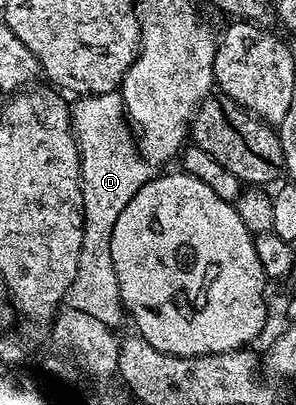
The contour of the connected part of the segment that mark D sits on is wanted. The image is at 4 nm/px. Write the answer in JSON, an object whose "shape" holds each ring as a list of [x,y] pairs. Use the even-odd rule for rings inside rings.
{"shape":[[[120,91],[94,92],[77,99],[81,100],[72,101],[71,104],[71,119],[77,148],[81,151],[85,233],[67,304],[75,310],[92,314],[99,322],[117,330],[121,323],[126,323],[127,313],[125,303],[121,300],[115,262],[111,258],[111,234],[115,230],[115,222],[119,222],[119,214],[127,210],[127,202],[131,202],[131,198],[135,198],[135,194],[139,194],[139,190],[154,179],[154,165],[141,154],[126,120],[125,103],[121,101]]]}

